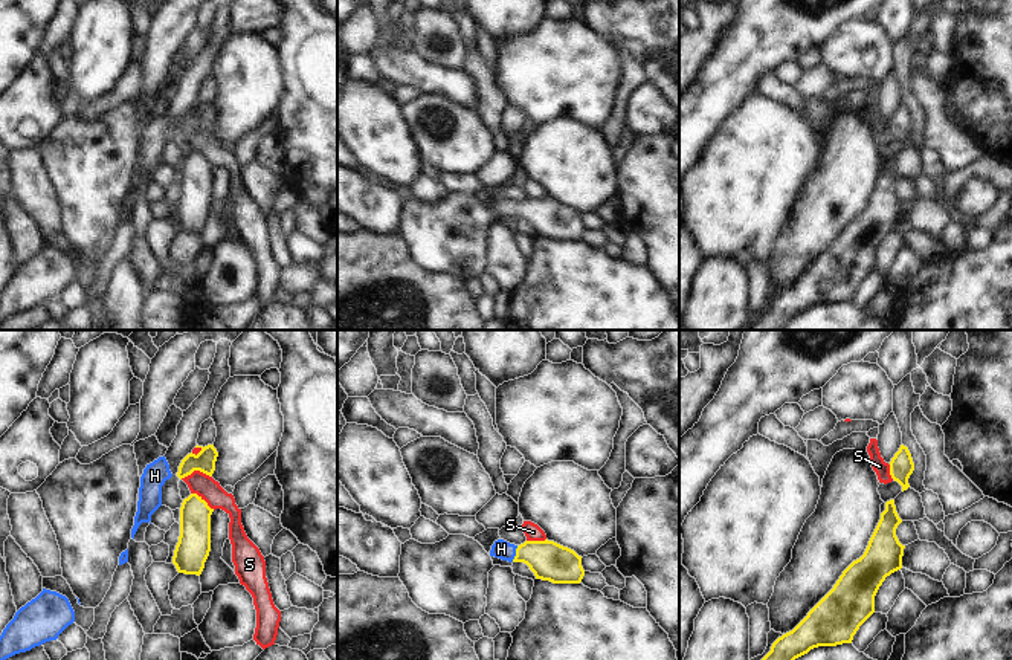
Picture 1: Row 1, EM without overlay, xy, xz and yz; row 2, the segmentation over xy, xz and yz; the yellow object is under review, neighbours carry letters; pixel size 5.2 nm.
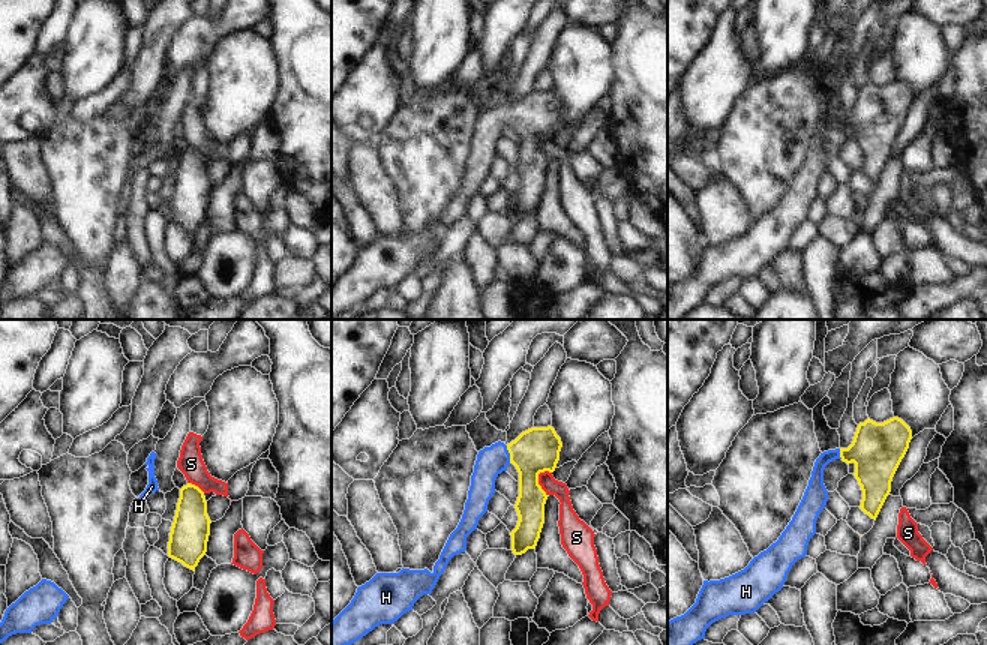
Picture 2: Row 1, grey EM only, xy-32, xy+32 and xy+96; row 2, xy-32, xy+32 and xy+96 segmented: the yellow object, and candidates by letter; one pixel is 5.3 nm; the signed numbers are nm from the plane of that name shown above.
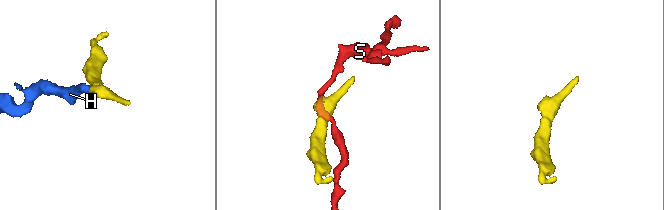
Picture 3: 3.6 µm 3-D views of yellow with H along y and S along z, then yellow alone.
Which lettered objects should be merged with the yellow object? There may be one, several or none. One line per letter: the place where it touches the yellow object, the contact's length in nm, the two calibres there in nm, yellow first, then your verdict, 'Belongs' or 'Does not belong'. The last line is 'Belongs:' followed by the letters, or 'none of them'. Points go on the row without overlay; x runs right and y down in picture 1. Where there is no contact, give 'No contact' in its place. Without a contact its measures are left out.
H: Touches yellow at xz (516, 211). Shared border 90 nm. Thickness 200 nm (yellow) against 100 nm. Belongs
S: Touches yellow at xy (196, 127). Shared border 170 nm. Thickness 110 nm (yellow) against 120 nm. Does not belong
Belongs: H

